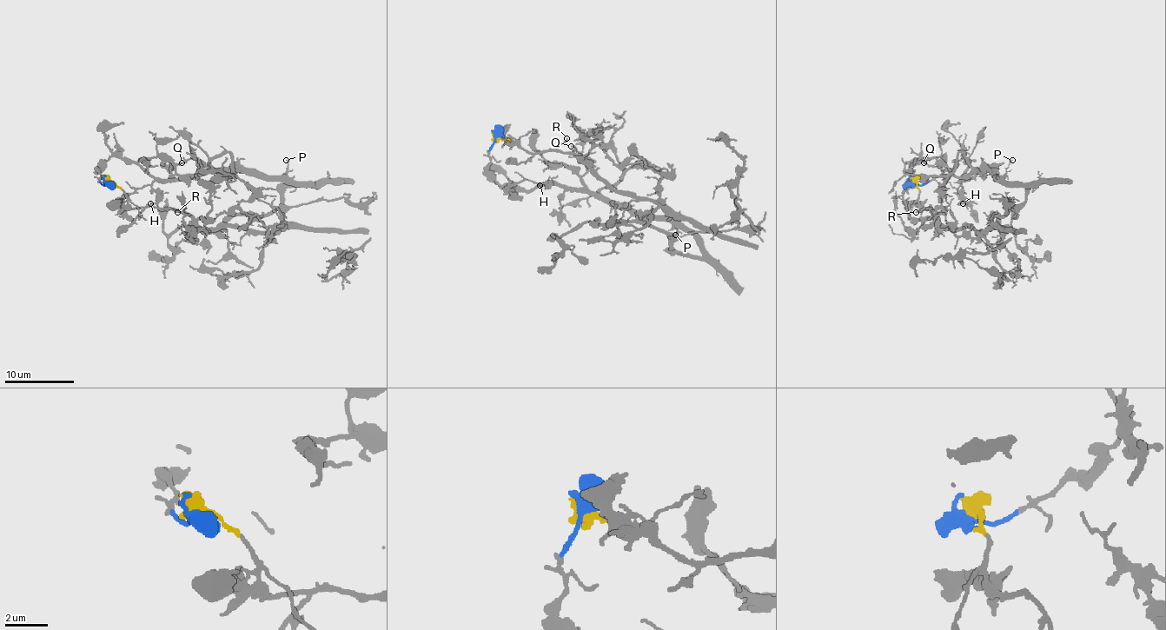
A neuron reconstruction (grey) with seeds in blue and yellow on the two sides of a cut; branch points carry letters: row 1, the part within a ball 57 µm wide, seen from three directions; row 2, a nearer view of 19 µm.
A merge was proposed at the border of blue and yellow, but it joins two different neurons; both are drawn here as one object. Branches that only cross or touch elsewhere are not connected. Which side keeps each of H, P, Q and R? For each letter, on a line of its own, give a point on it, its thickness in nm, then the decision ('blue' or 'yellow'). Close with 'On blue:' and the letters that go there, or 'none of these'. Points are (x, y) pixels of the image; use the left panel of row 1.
H: at (150, 203); 160 nm thick; blue
P: at (286, 160); 100 nm thick; blue
Q: at (182, 162); 120 nm thick; blue
R: at (177, 212); 150 nm thick; yellow
On blue: H, P, Q

